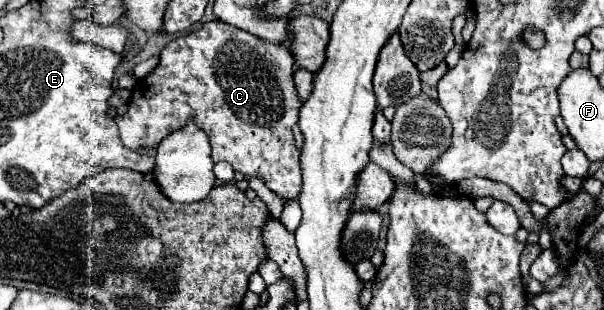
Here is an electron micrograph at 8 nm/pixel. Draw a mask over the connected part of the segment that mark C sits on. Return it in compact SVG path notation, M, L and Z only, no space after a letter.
M211 20L193 34L169 42L161 52L157 68L145 78L137 80L127 114L115 116L121 142L131 152L139 152L143 148L155 150L165 136L193 120L209 134L213 162L225 160L235 168L235 172L241 172L247 178L261 176L267 188L271 188L281 198L295 198L301 192L301 152L293 144L291 128L299 120L301 100L293 84L293 62L295 60L287 48L271 46L227 22Z

